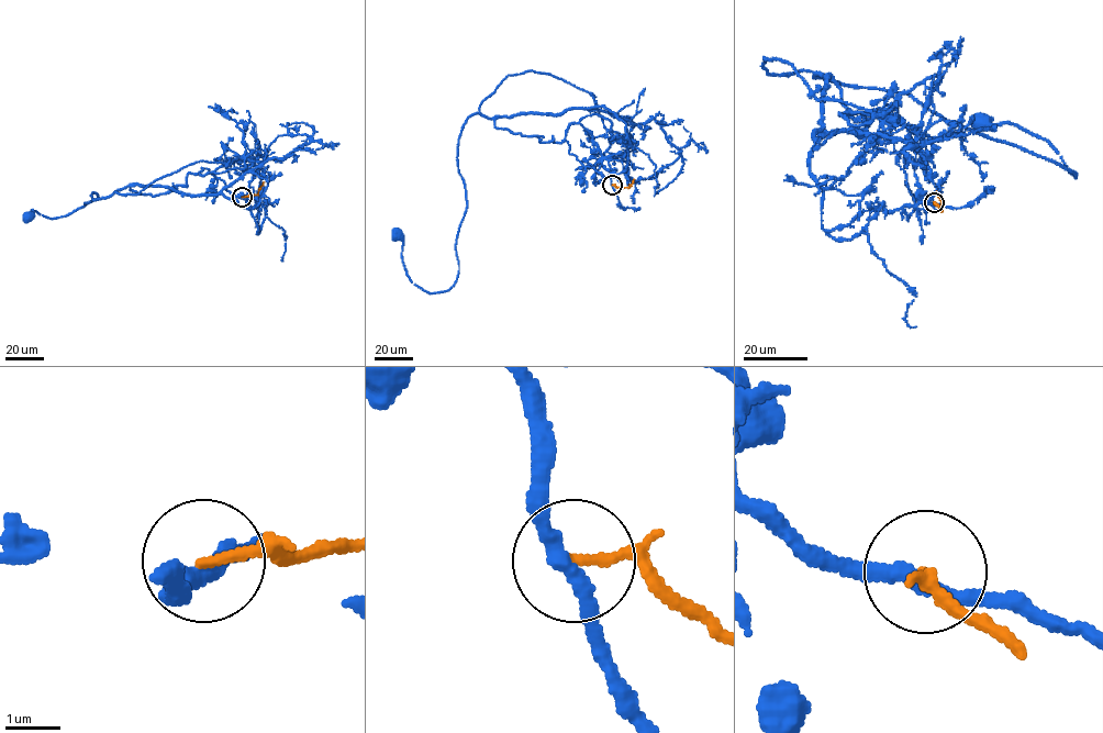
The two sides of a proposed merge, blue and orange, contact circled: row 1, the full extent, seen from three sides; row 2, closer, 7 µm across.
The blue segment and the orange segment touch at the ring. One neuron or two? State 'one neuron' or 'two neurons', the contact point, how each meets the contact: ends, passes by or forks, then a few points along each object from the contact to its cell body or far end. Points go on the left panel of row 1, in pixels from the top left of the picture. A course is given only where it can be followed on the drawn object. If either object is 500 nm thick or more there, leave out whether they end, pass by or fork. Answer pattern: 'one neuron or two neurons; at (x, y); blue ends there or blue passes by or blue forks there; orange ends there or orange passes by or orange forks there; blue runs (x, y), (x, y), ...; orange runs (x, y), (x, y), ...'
two neurons; at (242, 197); blue passes by; orange ends there; blue runs (242, 197), (202, 168), (157, 195), (130, 185), (99, 199), (92, 192), (98, 197), (60, 217), (29, 218); orange runs (242, 197), (256, 195), (264, 181)

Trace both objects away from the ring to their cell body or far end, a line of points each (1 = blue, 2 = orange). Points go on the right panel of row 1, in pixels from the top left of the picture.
1: (934, 202), (901, 119), (878, 109), (865, 125), (815, 74), (906, 92), (1076, 176), (1043, 139), (980, 123)
2: (934, 202), (940, 211), (942, 200), (936, 191)

